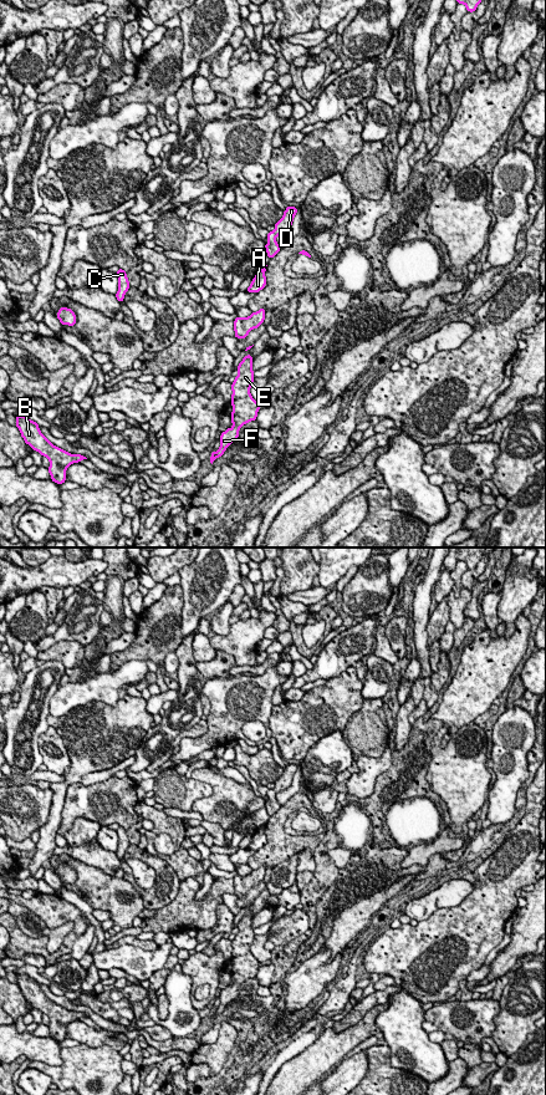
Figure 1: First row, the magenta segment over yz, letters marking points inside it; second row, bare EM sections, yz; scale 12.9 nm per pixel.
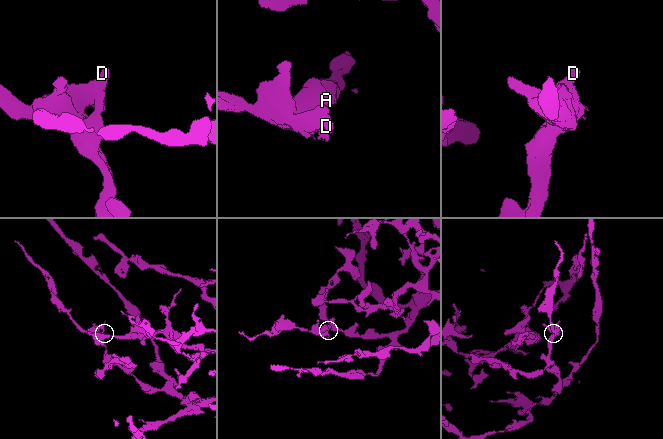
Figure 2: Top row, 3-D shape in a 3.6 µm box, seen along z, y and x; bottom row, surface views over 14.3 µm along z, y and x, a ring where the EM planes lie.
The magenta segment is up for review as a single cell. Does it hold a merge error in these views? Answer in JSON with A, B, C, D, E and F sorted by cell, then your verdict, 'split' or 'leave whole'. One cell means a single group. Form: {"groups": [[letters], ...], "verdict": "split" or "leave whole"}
{"groups": [["A", "B", "C", "D", "E", "F"]], "verdict": "leave whole"}

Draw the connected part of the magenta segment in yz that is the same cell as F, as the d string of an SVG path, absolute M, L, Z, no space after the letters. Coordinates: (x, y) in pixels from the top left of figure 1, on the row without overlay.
M246 912L238 923L239 932L231 941L233 952L230 961L233 969L230 973L233 984L221 989L219 1007L216 1009L211 1008L209 1017L211 1022L218 1014L223 1014L226 1005L239 995L239 988L244 982L256 978L260 962L250 952L250 946L255 936L252 918L251 912Z

